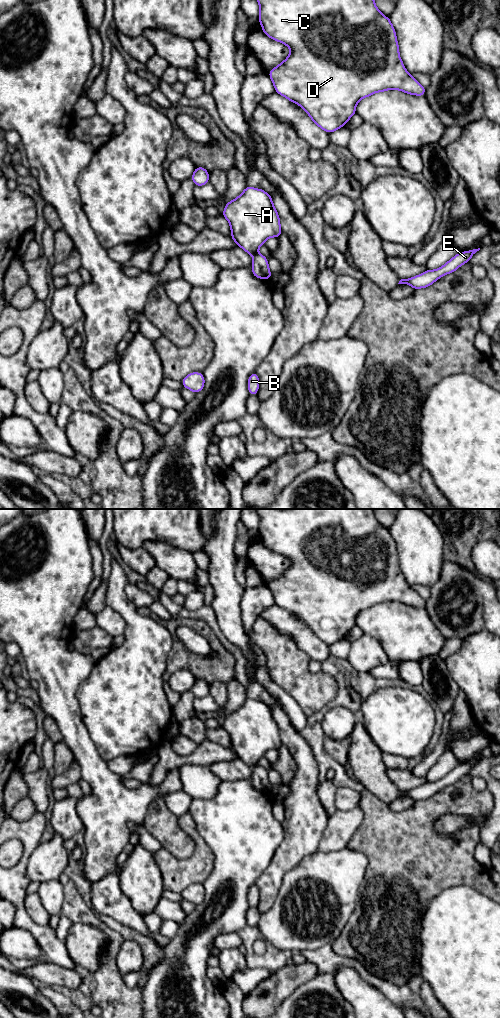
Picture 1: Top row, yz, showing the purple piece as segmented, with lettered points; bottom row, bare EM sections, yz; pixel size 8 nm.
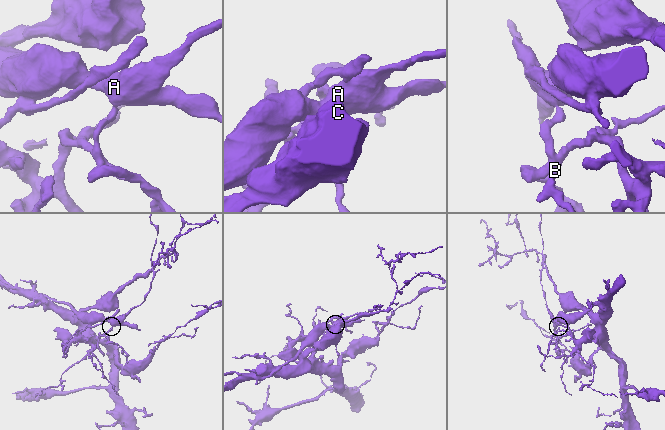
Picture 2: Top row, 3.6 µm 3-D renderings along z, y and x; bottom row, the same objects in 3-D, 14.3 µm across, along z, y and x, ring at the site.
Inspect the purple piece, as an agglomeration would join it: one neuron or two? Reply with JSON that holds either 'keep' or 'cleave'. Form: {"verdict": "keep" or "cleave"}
{"verdict": "cleave"}

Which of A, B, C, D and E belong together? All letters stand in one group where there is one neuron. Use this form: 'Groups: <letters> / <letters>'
Groups: A / B C D E

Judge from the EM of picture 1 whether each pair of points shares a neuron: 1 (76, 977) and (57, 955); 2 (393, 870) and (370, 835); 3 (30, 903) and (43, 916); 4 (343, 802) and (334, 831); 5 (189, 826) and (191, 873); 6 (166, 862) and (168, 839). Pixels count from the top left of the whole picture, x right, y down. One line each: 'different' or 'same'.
1: different
2: same
3: same
4: different
5: same
6: different

